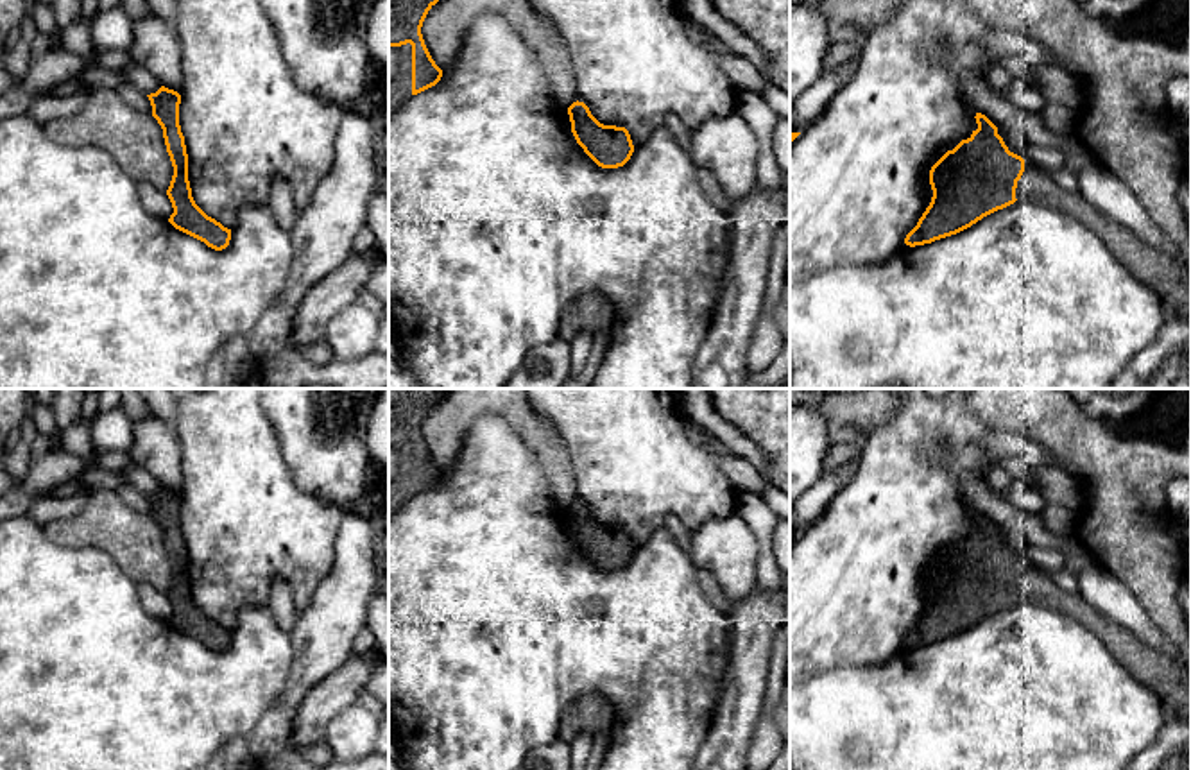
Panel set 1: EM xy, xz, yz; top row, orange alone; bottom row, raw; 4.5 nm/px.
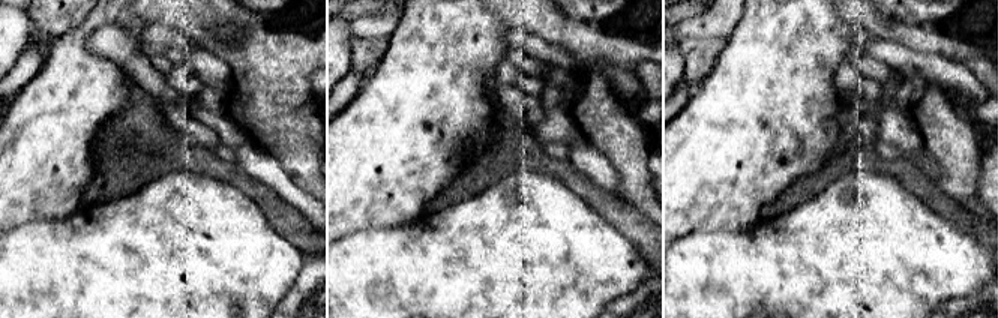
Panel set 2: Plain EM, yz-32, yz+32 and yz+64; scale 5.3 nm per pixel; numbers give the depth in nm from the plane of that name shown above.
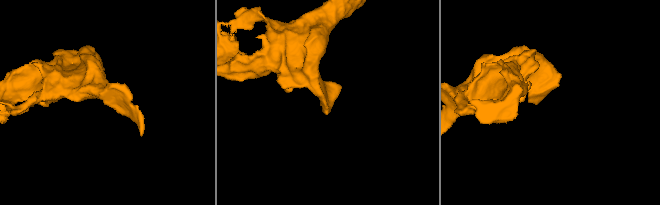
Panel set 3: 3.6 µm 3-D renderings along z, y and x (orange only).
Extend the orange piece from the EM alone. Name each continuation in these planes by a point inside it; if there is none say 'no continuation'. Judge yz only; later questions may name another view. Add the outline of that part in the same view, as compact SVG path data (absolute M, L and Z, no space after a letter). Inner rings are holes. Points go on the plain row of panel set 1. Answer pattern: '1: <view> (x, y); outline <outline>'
1: yz (1172, 681); outline M1024 566L1015 600L1017 603L1035 603L1075 618L1096 634L1135 679L1159 695L1166 711L1178 711L1191 720L1191 672L1101 614L1080 593L1064 591L1053 582L1051 575Z

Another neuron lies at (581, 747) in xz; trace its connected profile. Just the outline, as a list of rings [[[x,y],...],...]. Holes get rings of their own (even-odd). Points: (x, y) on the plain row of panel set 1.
[[[578,734],[570,745],[571,745],[571,770],[582,770],[589,759],[593,738],[589,738],[587,734]]]

